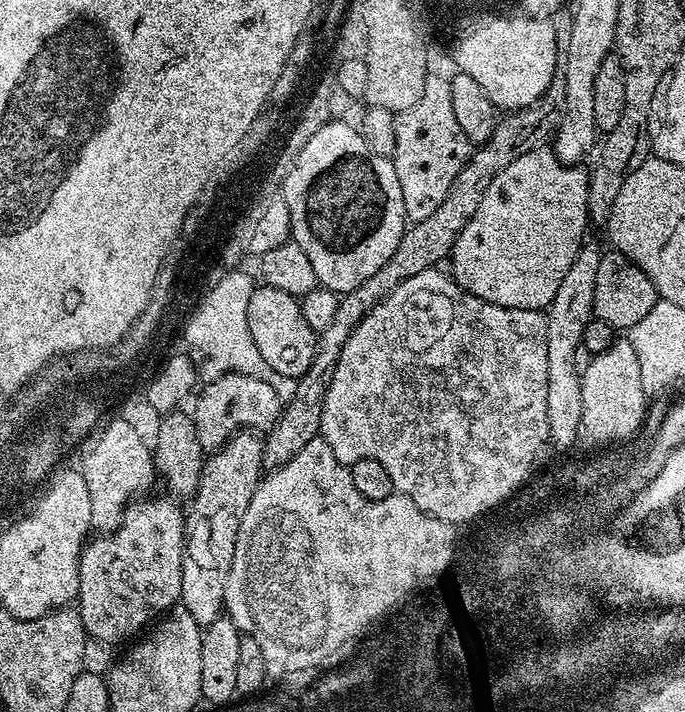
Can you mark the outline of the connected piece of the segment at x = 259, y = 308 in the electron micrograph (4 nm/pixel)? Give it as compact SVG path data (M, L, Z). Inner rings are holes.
M267 286L253 287L250 306L246 306L246 318L250 322L254 346L258 346L270 370L278 370L278 374L297 378L306 374L306 370L310 370L310 362L316 353L318 334L310 330L306 318L302 318L300 301L297 297L286 294L286 290L274 290Z

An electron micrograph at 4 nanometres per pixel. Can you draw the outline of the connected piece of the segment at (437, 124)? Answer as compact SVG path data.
M429 75L422 98L395 117L395 154L392 161L402 189L405 219L413 224L430 218L441 205L442 198L471 156L472 145L454 115L447 77Z

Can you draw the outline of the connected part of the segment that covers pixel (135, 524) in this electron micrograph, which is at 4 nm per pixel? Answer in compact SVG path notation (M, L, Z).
M164 496L158 497L157 500L144 498L139 503L129 503L115 532L97 535L97 540L89 539L80 551L78 611L84 623L85 633L93 641L100 641L109 646L116 646L119 640L131 641L136 636L135 632L143 633L153 621L180 604L186 512L183 507L179 508L176 505L179 503L175 499Z

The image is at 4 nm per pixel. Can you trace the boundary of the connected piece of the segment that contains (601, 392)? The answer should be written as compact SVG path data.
M617 339L610 350L593 356L580 381L583 431L601 440L604 446L631 441L632 435L644 424L644 411L649 400L642 386L642 369L638 366L638 354L634 354L631 339Z

